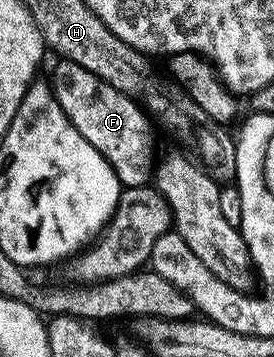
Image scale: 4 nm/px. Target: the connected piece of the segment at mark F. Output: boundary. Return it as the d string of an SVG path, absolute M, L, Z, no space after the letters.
M59 59L54 68L52 87L55 98L60 102L64 114L100 150L100 154L118 176L119 185L141 189L142 184L151 183L156 172L154 166L154 128L145 116L137 100L120 94L108 82L96 78L88 70L76 66L70 60Z

